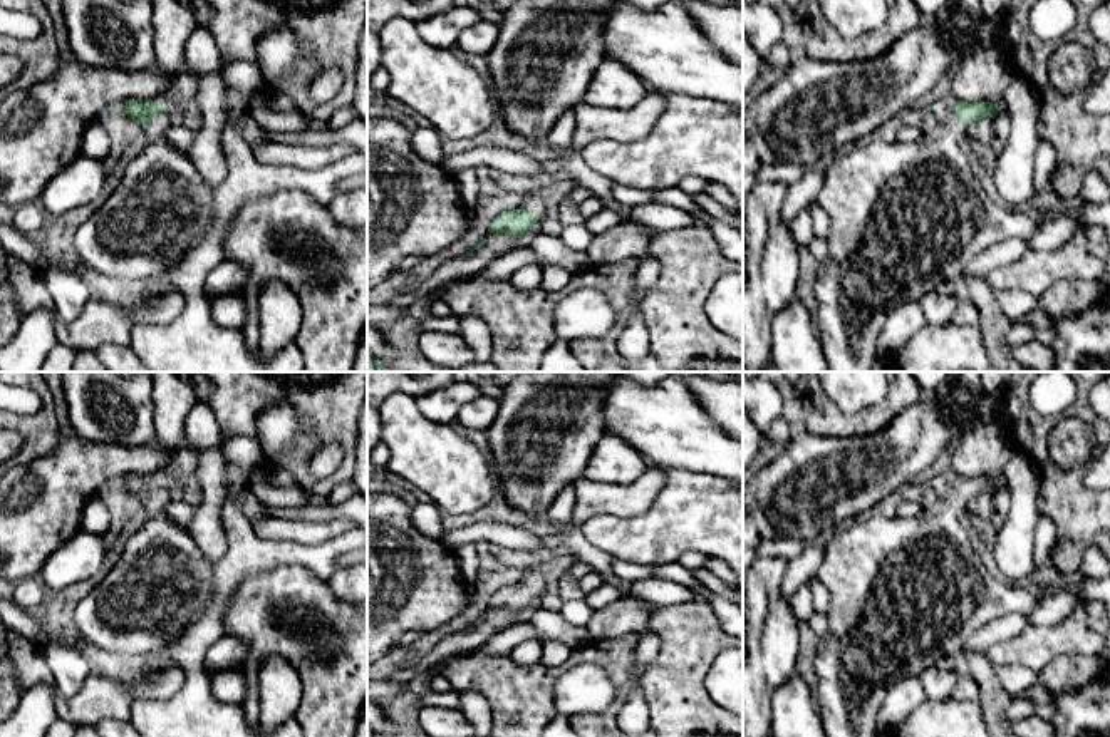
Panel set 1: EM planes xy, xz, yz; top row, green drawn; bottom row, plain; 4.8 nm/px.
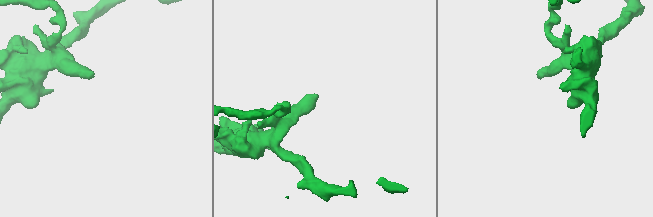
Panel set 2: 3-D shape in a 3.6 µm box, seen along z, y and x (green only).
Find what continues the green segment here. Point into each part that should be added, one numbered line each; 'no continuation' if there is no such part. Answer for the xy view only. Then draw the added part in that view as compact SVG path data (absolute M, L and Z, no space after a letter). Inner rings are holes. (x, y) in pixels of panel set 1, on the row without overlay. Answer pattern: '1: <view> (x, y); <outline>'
1: xy (161, 582); M168 486L146 502L141 528L127 539L117 563L74 611L80 643L114 655L163 657L213 598L213 566L183 524L168 514Z

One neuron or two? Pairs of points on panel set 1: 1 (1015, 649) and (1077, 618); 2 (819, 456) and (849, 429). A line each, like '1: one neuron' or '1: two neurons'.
1: one neuron
2: two neurons

